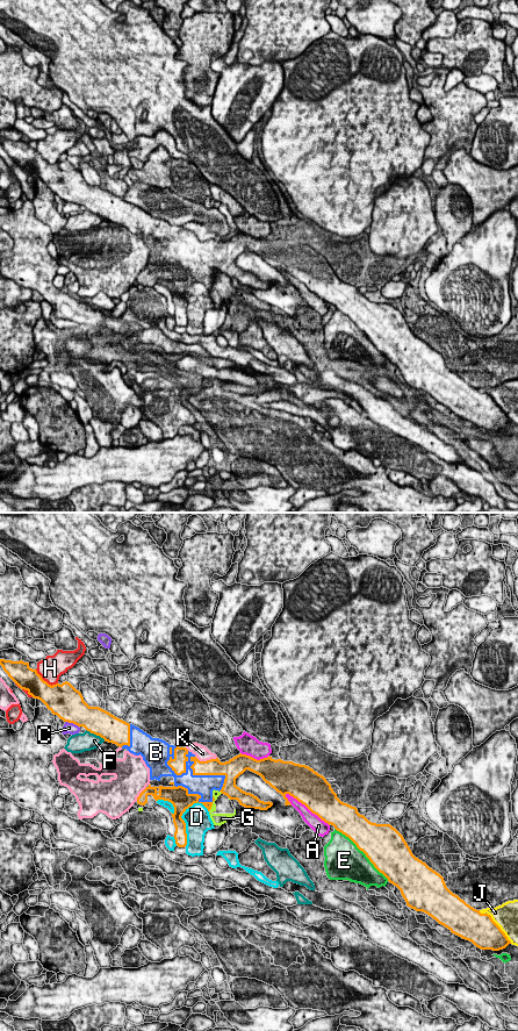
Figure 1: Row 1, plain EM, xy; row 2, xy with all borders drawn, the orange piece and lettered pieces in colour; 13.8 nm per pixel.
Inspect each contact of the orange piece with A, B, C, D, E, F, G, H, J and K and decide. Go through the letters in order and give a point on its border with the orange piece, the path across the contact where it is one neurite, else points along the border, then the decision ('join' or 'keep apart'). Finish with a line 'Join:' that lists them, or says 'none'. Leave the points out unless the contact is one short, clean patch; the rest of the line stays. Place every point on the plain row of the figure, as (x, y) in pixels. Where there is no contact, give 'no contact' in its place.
A: xy (307, 286) | keep apart
B: xy (192, 244) | join
C: xy (72, 201) | keep apart
D: xy (184, 301) | keep apart
E: xy (362, 330) | keep apart
F: xy (95, 213) | keep apart
G: xy (211, 283) | keep apart
H: xy (45, 160) | keep apart
J: xy (499, 407) | keep apart
K: xy (207, 240) | keep apart
Join: B

